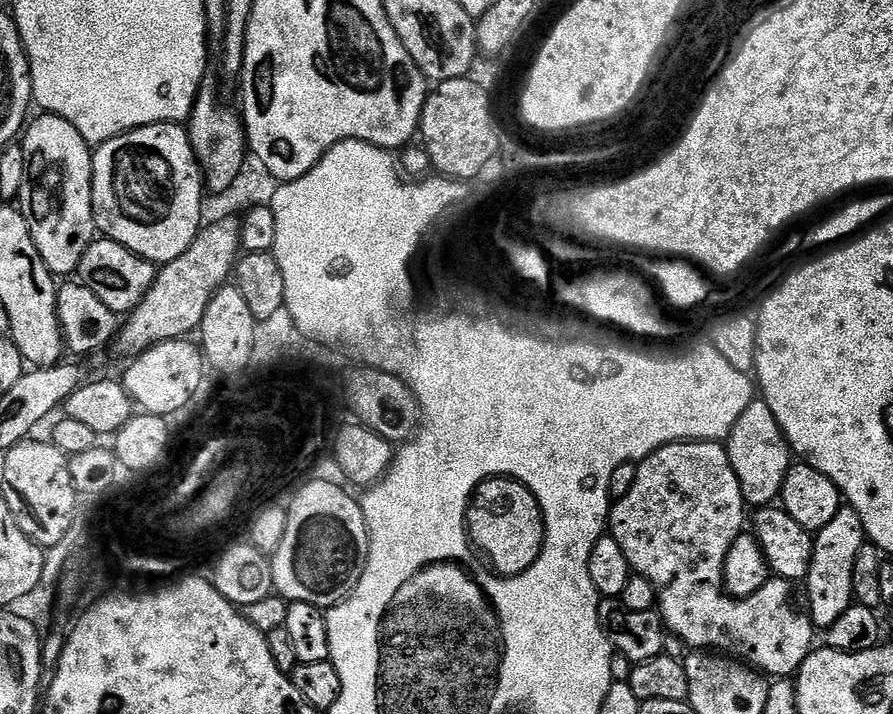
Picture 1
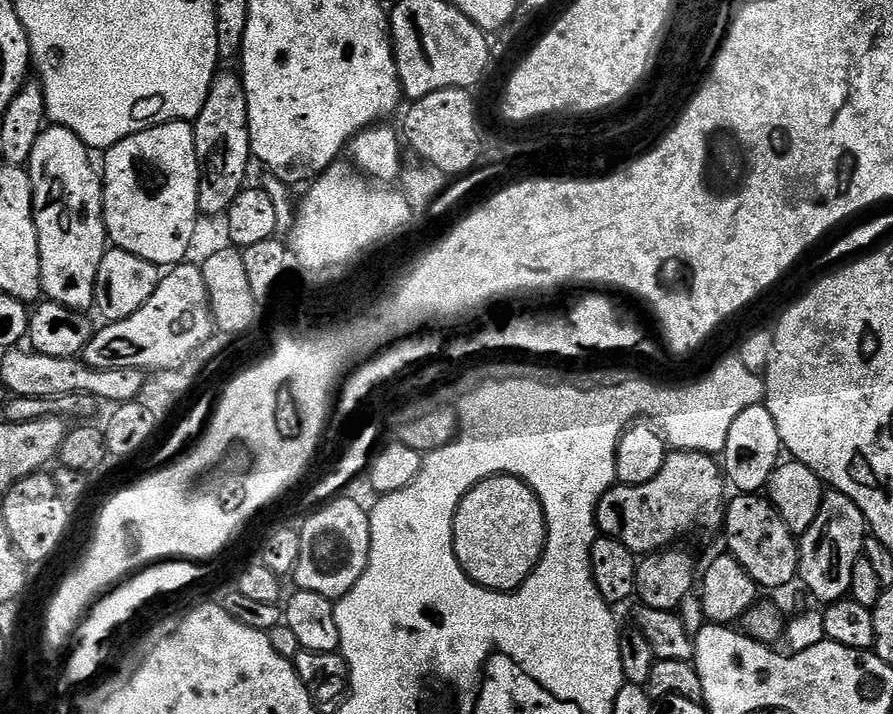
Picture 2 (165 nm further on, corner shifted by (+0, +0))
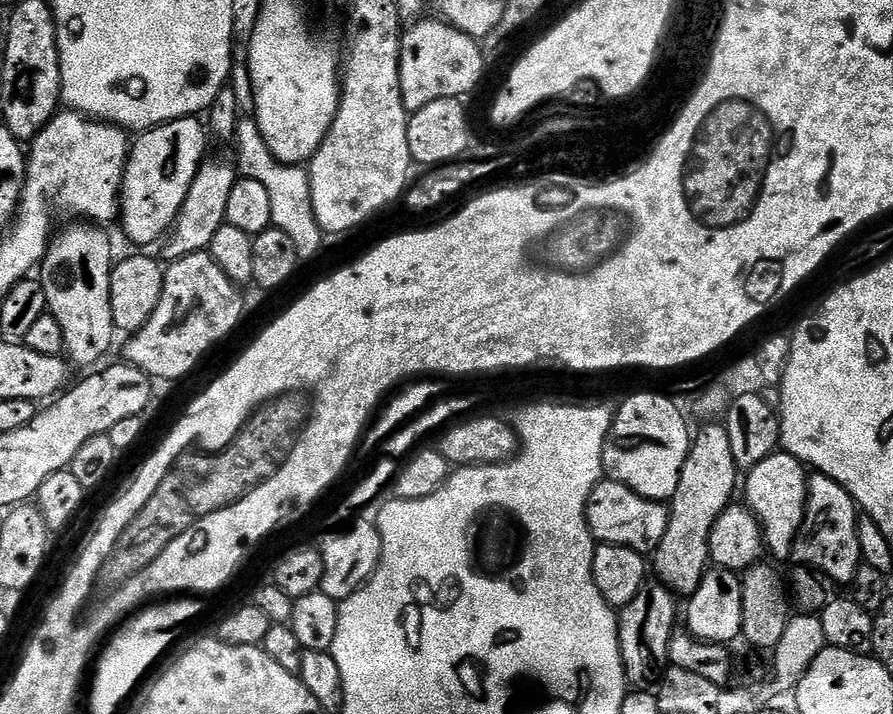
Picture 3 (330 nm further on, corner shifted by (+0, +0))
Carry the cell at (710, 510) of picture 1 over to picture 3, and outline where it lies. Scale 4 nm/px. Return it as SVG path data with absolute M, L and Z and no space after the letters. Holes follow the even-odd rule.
M604 478L594 486L590 494L586 506L586 518L588 529L599 543L617 544L635 552L652 554L662 542L662 534L666 534L668 504L642 498L626 485L619 484L617 480Z

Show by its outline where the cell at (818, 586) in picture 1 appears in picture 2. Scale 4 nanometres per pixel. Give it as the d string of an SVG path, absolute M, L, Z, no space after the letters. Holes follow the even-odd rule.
M835 490L825 491L818 518L814 518L814 526L810 526L810 530L806 530L798 540L799 583L804 583L809 594L814 599L821 600L821 605L830 605L849 595L850 574L854 570L854 562L858 562L858 558L864 555L864 542L869 532L862 510L858 510L858 506L854 506L854 502L846 498L846 494Z

